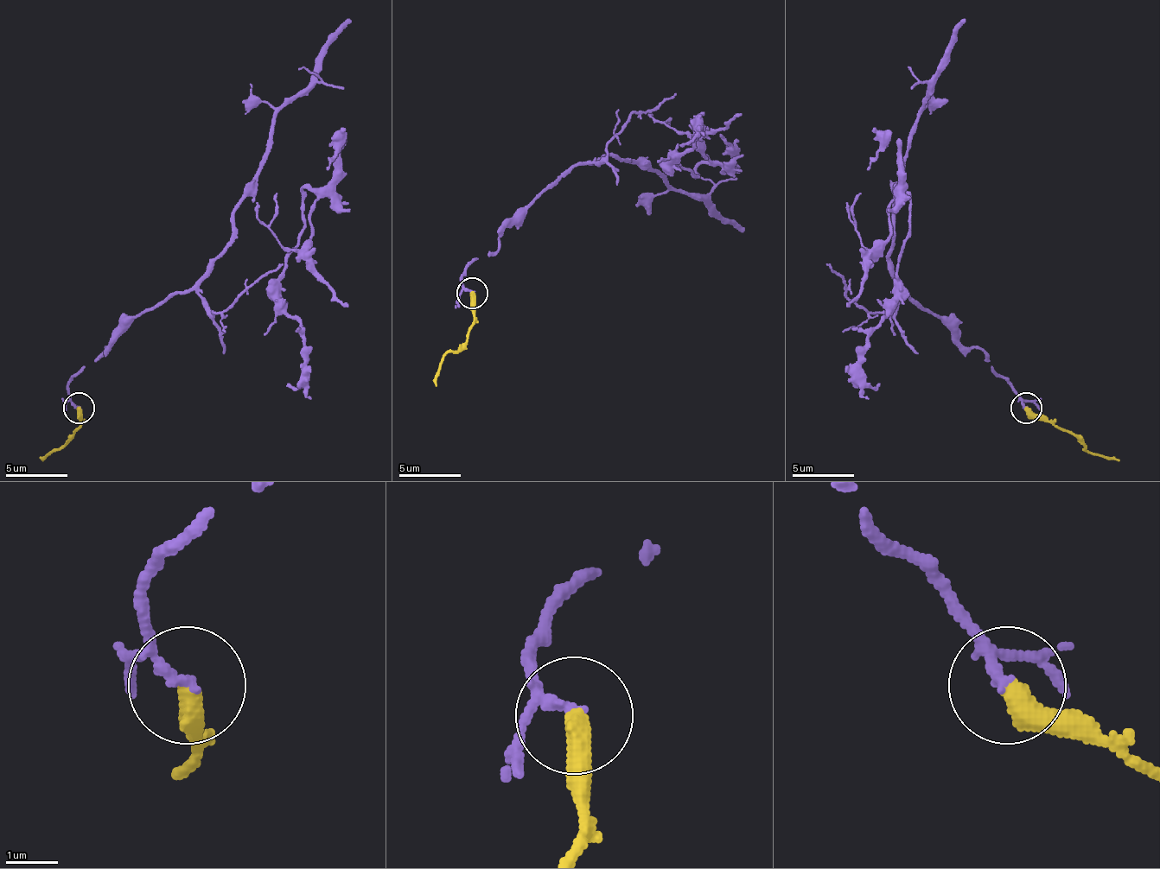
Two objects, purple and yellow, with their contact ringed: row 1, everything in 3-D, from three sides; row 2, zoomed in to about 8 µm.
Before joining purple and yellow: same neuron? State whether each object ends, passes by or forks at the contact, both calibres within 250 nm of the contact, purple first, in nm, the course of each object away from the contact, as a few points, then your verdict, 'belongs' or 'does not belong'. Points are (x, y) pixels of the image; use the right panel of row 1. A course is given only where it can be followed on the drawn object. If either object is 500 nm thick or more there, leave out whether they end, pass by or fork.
purple passes by; yellow ends there; 150 nm thick on the purple side, 440 nm on the other; purple runs (1027, 406), (899, 290), (846, 294), (831, 263), (889, 234), (899, 187), (880, 383); yellow runs (1027, 409), (1058, 424), (1092, 453), (1120, 461); belongs

